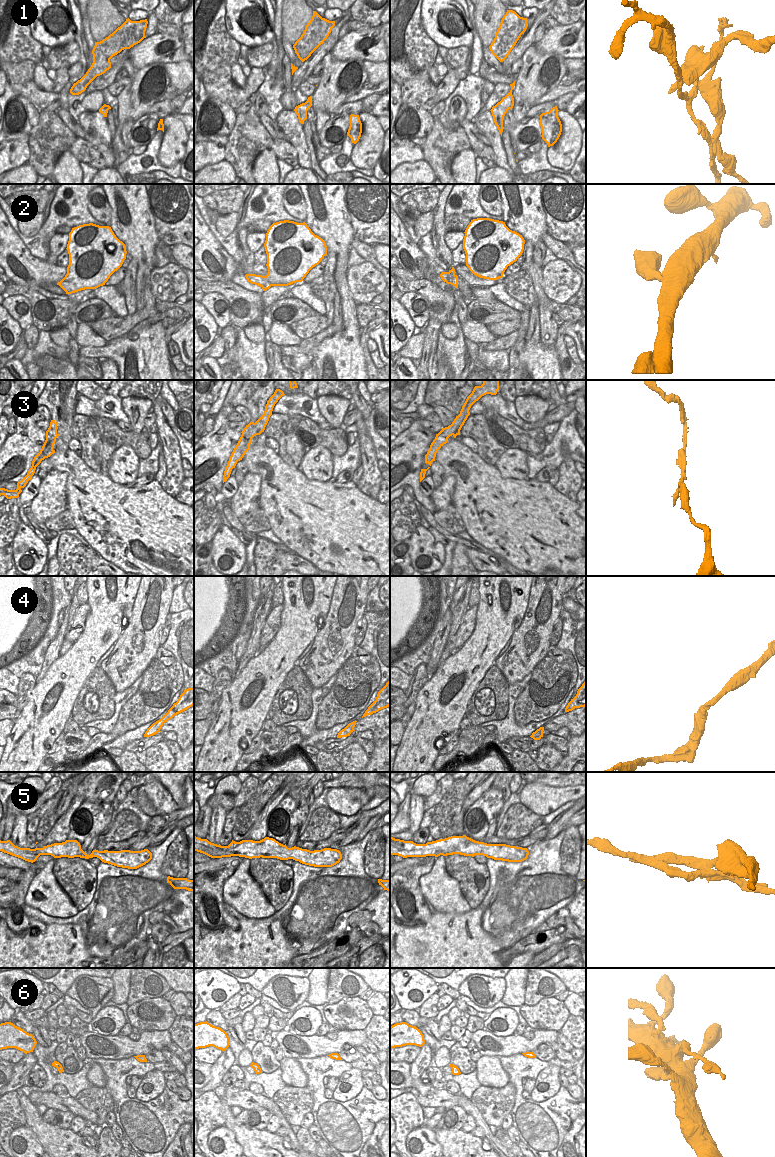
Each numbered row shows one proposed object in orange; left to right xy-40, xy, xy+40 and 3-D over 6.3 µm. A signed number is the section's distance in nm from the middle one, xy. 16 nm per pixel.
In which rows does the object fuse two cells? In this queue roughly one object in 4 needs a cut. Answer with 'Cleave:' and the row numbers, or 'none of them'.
Cleave: 1, 5, 6

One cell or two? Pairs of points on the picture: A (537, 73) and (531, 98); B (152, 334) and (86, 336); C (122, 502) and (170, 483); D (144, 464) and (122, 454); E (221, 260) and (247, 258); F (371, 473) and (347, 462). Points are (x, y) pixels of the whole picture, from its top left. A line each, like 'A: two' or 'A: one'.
A: one
B: two
C: two
D: two
E: two
F: two

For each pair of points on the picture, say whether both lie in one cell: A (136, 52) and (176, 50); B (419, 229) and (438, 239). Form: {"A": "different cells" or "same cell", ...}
{"A": "same cell", "B": "different cells"}

